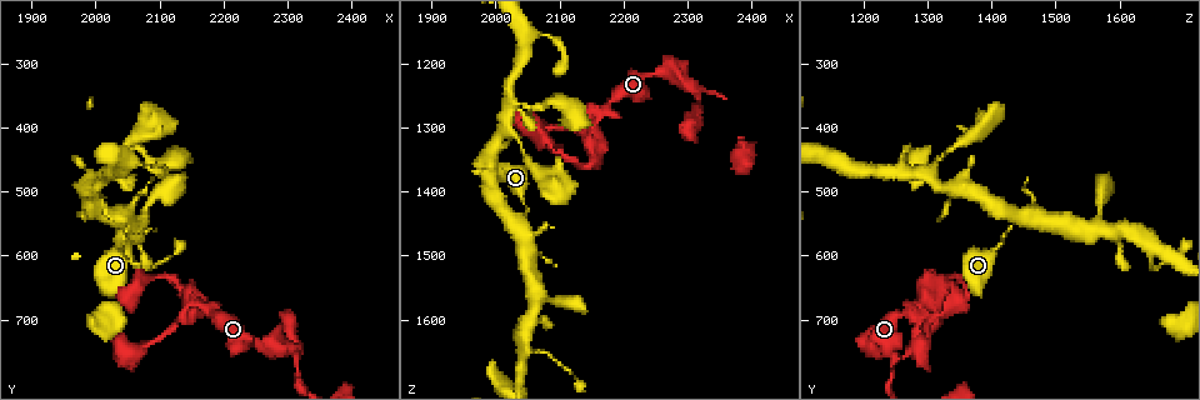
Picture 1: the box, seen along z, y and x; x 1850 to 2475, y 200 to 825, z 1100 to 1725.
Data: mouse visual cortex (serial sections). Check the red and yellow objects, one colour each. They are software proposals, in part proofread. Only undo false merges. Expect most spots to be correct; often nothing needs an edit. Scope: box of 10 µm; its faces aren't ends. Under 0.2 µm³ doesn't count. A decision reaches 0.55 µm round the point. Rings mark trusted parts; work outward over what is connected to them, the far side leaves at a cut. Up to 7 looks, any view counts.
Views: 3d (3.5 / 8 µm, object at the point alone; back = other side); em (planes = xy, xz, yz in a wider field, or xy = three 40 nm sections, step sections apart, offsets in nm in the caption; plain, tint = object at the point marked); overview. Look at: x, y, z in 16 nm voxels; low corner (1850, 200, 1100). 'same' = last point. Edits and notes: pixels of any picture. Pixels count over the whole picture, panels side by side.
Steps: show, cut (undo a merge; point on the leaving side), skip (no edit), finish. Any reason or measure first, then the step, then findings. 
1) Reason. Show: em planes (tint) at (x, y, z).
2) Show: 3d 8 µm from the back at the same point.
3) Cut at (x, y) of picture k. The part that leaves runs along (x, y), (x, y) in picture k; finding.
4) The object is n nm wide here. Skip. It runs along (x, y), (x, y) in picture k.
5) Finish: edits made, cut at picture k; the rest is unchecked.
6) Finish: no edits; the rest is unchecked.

Thin neck. Show: 3d 3.5 µm at (2035, 540, 1445).

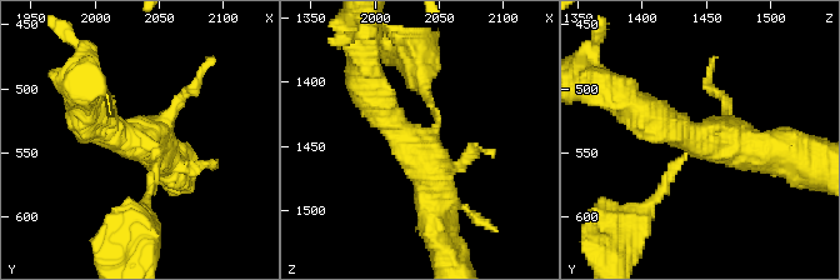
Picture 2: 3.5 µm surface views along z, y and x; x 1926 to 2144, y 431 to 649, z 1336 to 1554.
Skip. It runs along (146, 198), (158, 151), (89, 114) in picture 2; all the same cell.

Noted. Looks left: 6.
Arms part here. Show: 3d 3.5 µm at (2155, 685, 1305).

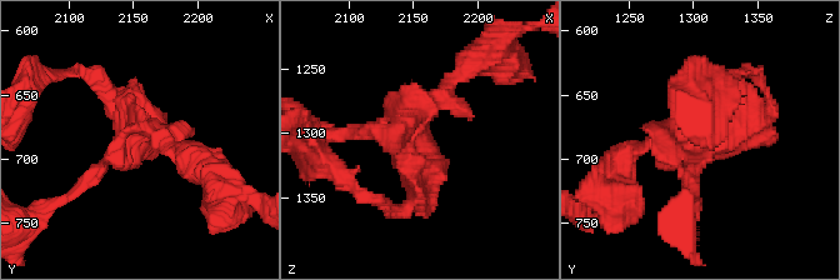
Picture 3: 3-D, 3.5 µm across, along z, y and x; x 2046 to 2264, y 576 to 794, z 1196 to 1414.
Need the tissue. Show: em xy step 2 (tint) at (2154, 684, 1304).

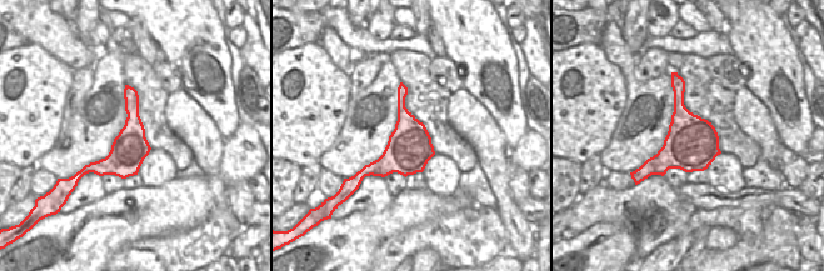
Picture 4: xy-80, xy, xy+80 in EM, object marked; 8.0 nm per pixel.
Skip. One cell here.

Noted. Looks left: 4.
Abrupt turn. Show: 3d 8 µm at (2015, 480, 1305).

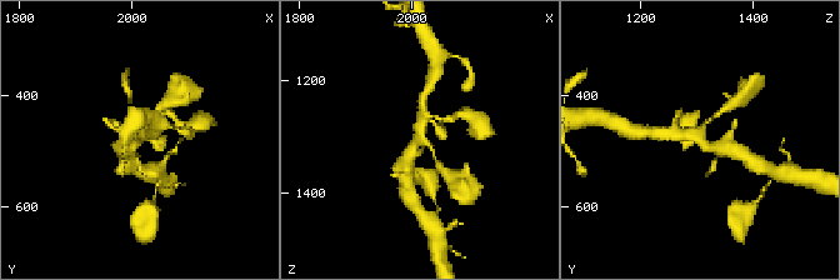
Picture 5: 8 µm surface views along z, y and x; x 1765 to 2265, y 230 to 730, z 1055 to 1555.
Show: 3d 3.5 µm at the same point.

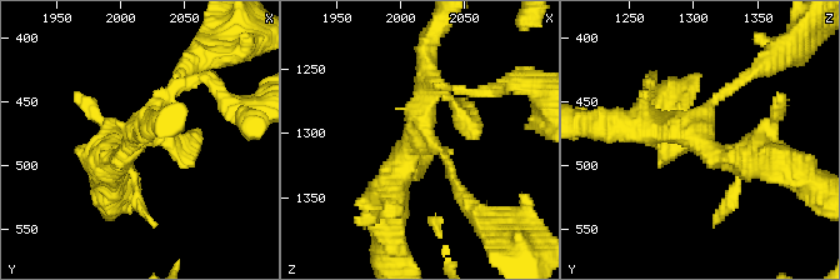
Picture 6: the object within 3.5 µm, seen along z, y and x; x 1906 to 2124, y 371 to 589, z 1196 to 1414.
3 arms meet here; the arms are 150, 300, 500 nm wide. Show: em planes (tint) at (2014, 476, 1302).

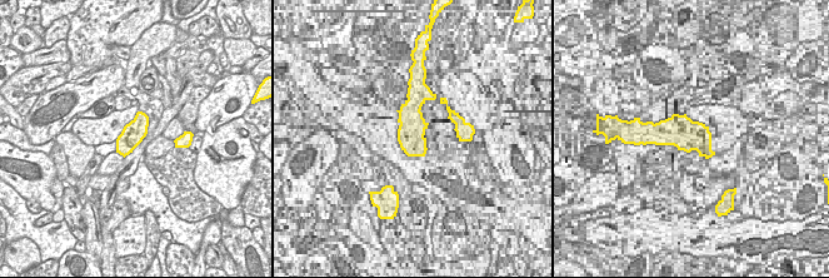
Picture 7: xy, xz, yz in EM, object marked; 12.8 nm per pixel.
Skip. It runs along (386, 205), (421, 129), (425, 58) in picture 6; all the same cell.

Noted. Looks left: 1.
Finish: no edits; the rest is unchecked.

